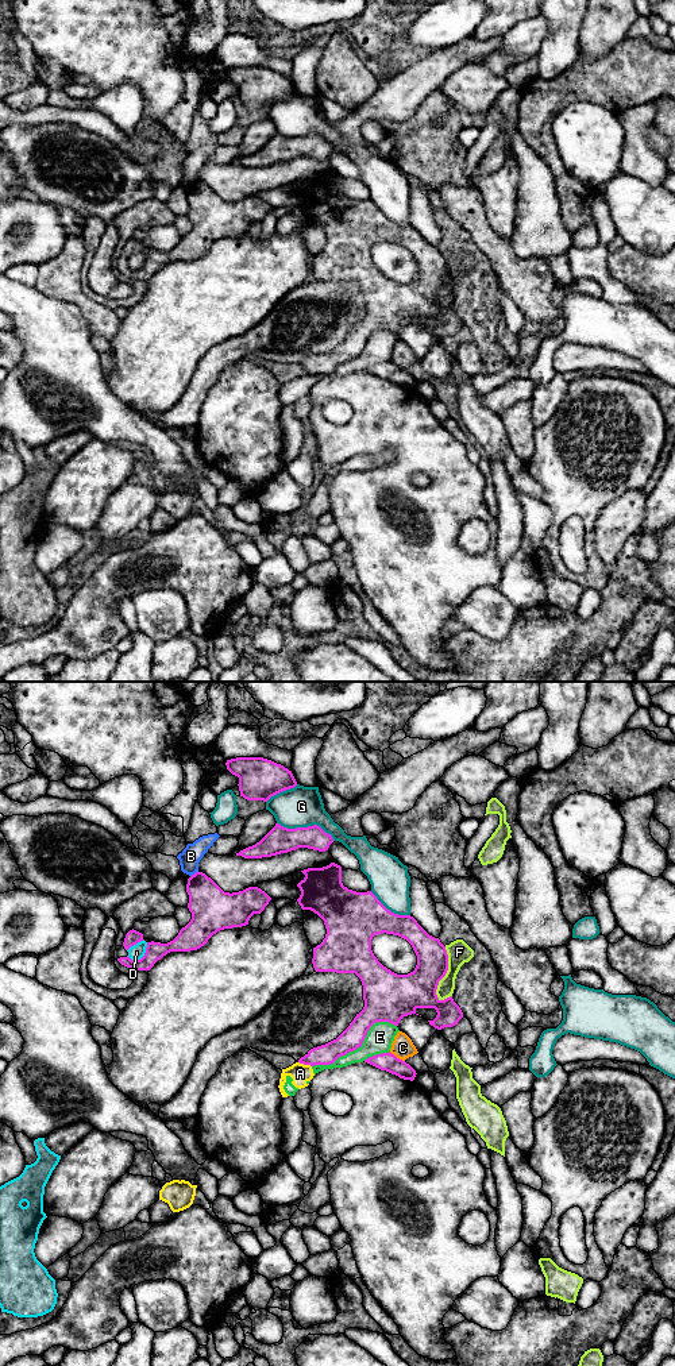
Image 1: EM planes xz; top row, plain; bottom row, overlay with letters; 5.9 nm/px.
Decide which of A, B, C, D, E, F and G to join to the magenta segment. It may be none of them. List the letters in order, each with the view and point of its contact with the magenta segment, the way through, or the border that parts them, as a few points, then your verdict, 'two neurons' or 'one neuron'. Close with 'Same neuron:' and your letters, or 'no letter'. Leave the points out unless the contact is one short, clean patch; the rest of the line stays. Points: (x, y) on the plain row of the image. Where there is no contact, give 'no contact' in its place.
A: xz (305, 373) | along xz (299, 370), (311, 375) | two neurons
B: xz (195, 182) | two neurons
C: xz (396, 366) | two neurons
D: xz (142, 266) | two neurons
E: xz (358, 355) | two neurons
F: xz (446, 281) | two neurons
G: xz (307, 137) | two neurons
Same neuron: no letter

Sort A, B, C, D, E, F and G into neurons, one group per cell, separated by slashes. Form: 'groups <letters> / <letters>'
groups A E / B / C / D / F / G

